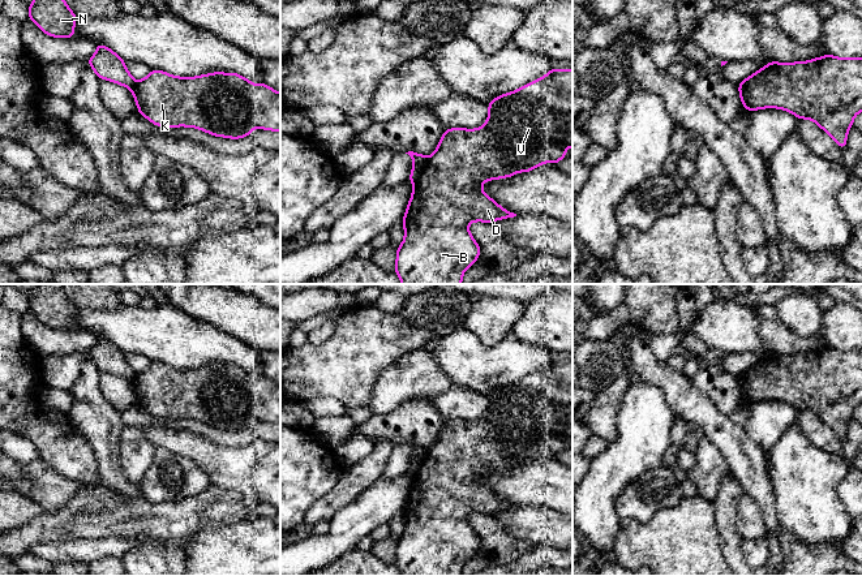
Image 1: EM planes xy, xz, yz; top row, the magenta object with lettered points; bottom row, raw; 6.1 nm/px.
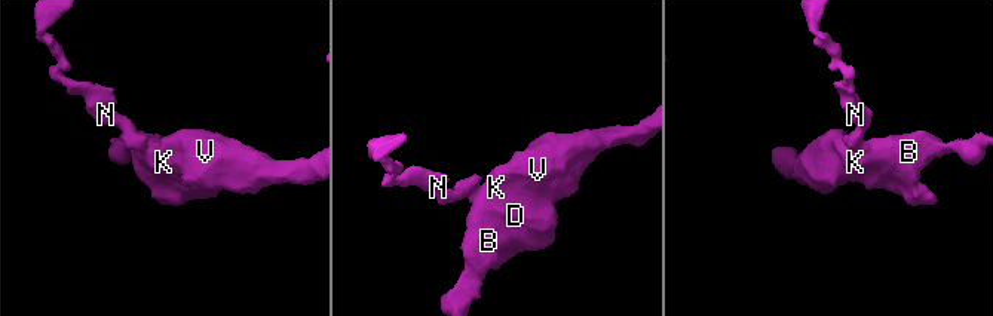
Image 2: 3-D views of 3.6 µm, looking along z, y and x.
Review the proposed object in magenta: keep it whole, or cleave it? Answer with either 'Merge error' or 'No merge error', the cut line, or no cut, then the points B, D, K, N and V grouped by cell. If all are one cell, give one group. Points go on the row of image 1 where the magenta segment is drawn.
Merge error. Split along xz (428, 158), (414, 184). Groups: B D K V / N

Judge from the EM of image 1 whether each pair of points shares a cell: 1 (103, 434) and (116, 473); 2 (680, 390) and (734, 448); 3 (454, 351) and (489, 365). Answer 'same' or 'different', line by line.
1: same
2: same
3: same

